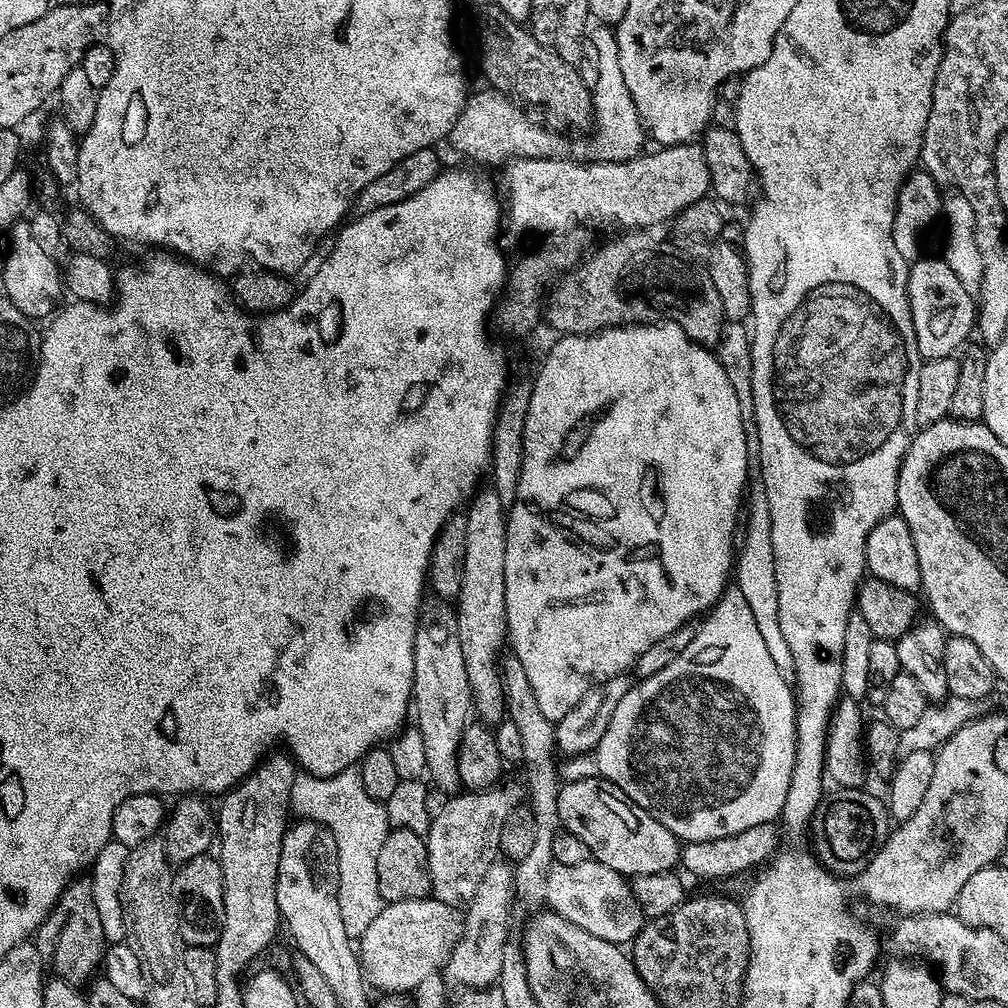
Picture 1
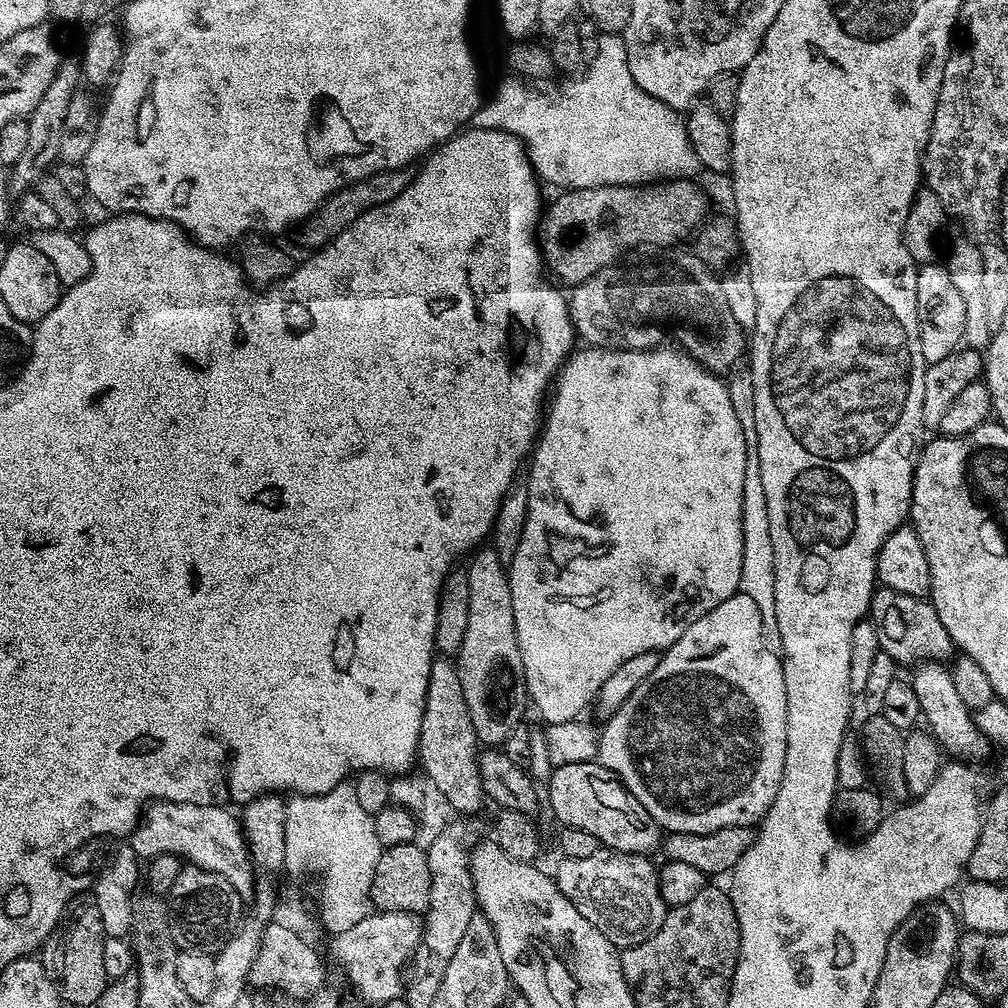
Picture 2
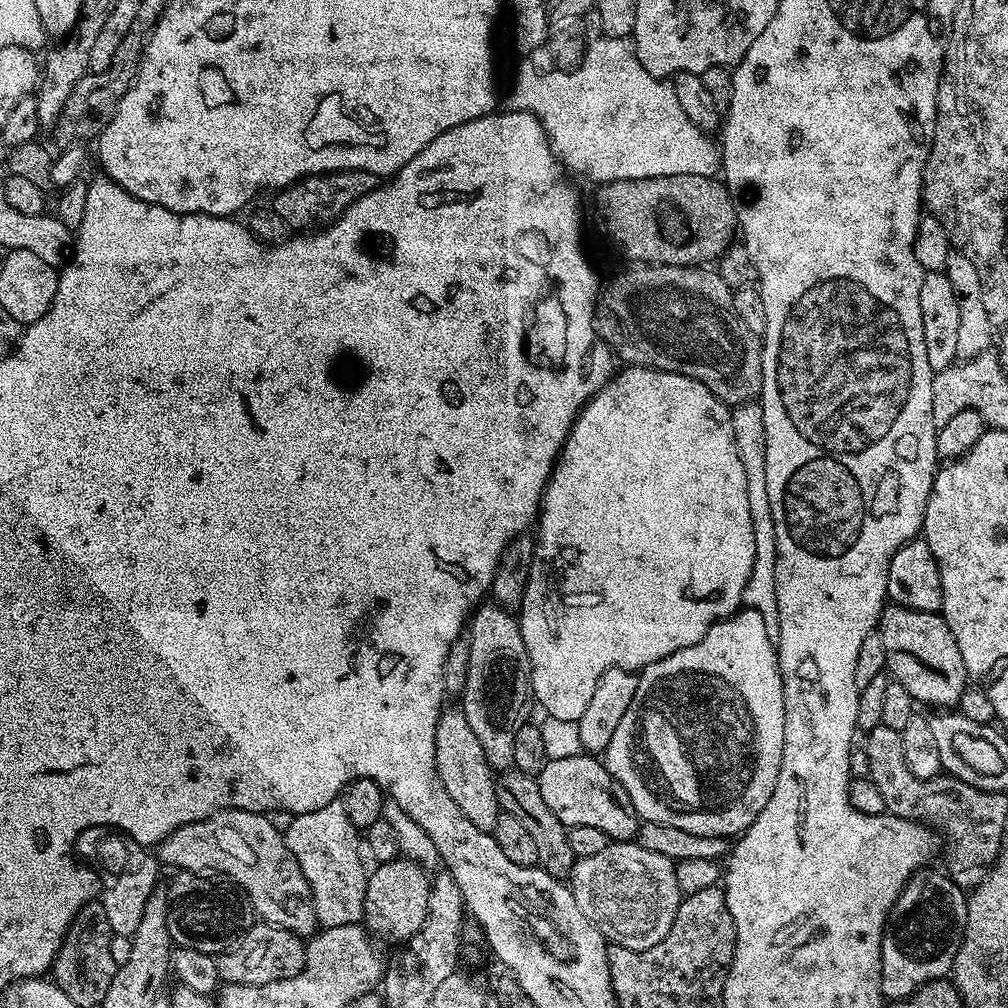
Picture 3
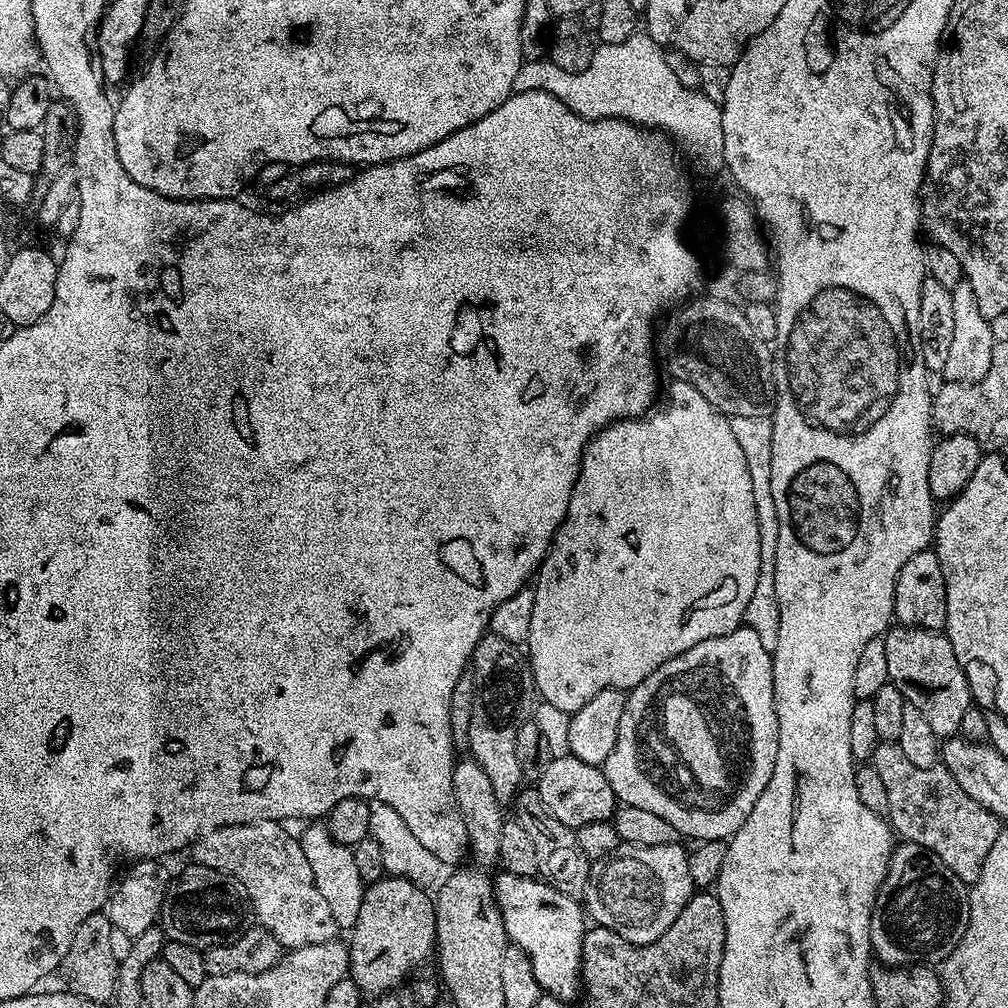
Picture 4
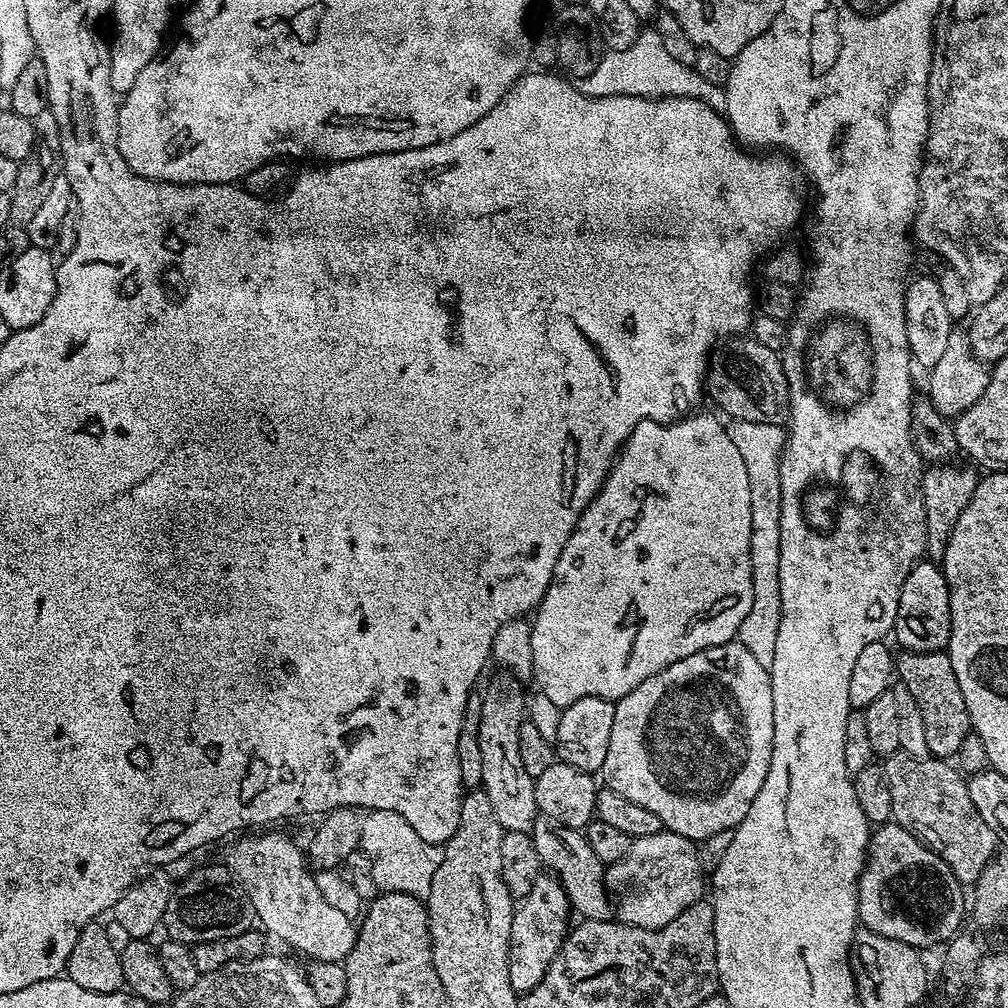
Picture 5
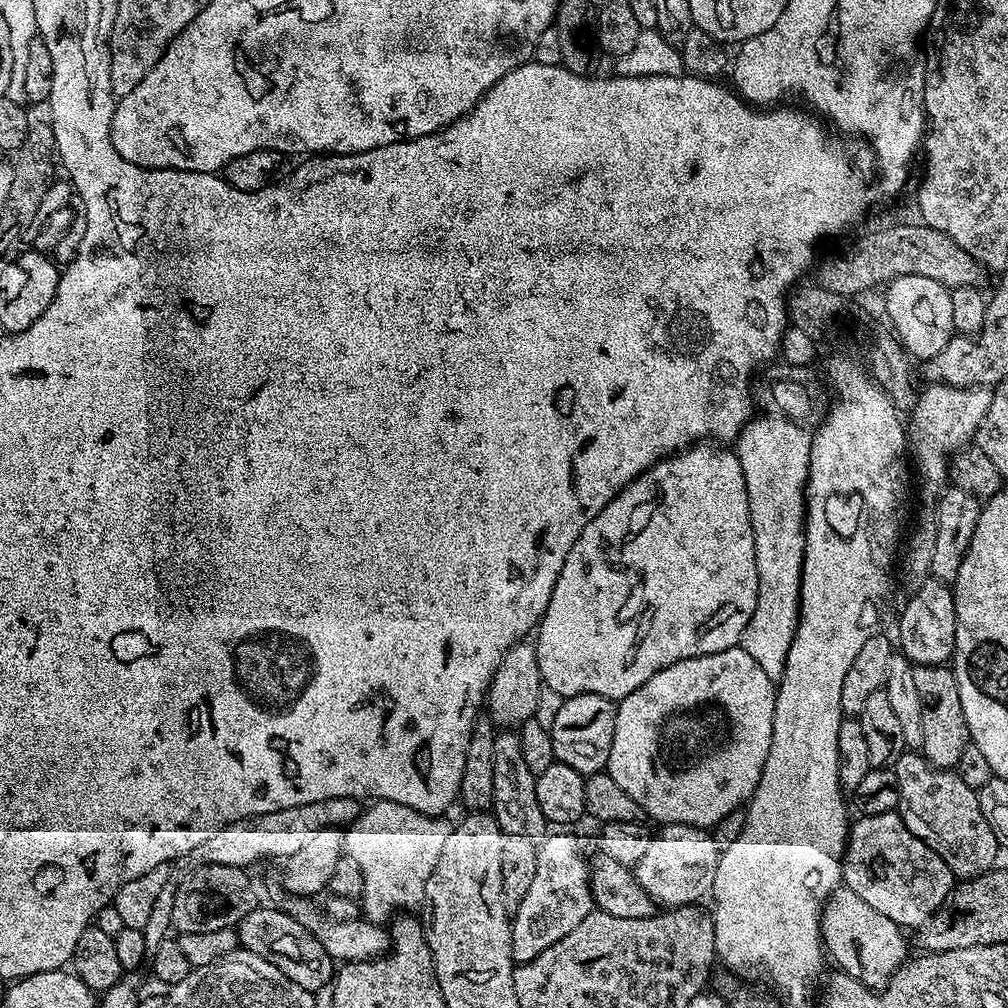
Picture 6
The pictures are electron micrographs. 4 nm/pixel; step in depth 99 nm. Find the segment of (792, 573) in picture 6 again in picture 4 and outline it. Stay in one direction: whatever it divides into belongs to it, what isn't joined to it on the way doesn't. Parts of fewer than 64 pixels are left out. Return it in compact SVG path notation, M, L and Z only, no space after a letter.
M736 416L736 432L734 436L744 436L743 456L752 460L750 474L762 472L762 496L760 490L754 490L754 510L758 510L758 538L760 539L760 569L758 570L758 586L754 586L754 595L746 602L744 624L754 634L768 652L778 646L778 594L774 594L774 554L778 550L778 510L774 510L774 498L770 494L770 454L772 453L772 428L760 428L758 418L738 418Z

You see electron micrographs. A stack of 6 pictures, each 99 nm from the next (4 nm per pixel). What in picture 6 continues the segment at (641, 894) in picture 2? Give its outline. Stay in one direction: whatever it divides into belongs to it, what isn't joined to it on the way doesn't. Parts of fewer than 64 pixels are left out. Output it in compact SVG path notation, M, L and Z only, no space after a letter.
M665 824L652 837L649 849L646 850L642 862L635 866L636 880L650 894L650 898L655 900L657 905L671 910L681 908L687 904L700 904L701 901L711 893L714 886L714 874L718 870L720 861L721 845L716 843L716 837L707 828L695 828L685 824Z

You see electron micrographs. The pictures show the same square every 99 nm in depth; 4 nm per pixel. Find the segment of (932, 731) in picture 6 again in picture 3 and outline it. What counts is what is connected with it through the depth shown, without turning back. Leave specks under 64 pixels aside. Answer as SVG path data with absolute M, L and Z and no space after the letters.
M889 603L880 612L878 631L886 649L887 675L895 683L906 686L917 705L929 704L932 710L948 710L959 705L970 677L962 662L962 650L958 650L958 642L954 642L954 634L940 612L910 610Z

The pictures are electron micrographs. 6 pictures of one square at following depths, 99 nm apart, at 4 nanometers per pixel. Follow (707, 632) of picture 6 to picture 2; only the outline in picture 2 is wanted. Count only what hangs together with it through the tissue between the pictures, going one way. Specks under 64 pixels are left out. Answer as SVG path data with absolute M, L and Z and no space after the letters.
M588 346L583 349L585 352L573 351L565 359L554 381L554 395L547 405L546 415L543 417L542 427L538 432L538 439L530 453L530 463L527 465L527 468L529 467L528 481L526 481L528 489L526 526L522 526L522 542L518 542L518 550L514 550L507 569L510 598L514 602L514 630L518 634L518 650L522 650L522 670L524 671L524 681L528 687L528 698L534 712L536 708L537 714L544 719L545 725L577 719L583 713L580 711L587 704L589 707L595 701L602 682L606 682L606 678L610 678L610 674L614 674L614 670L618 670L618 666L622 666L622 662L647 652L663 653L674 642L678 642L678 638L682 638L682 634L686 634L686 630L690 630L690 626L694 626L694 622L698 622L698 618L702 618L702 614L710 614L710 610L714 610L714 606L718 606L718 602L726 602L726 598L730 598L734 593L740 591L740 579L742 578L742 486L746 478L746 438L742 434L738 414L734 414L734 402L730 402L728 385L717 373L703 368L693 356L689 356L679 347L652 347L626 348L617 346L611 350L605 350Z

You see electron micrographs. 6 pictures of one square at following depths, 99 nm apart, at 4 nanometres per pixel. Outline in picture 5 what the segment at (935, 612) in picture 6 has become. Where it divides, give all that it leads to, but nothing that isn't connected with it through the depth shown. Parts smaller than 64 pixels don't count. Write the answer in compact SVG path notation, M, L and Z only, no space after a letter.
M924 558L906 574L906 582L902 582L902 594L898 598L895 636L901 649L909 652L942 652L947 649L950 638L950 590L939 563Z

